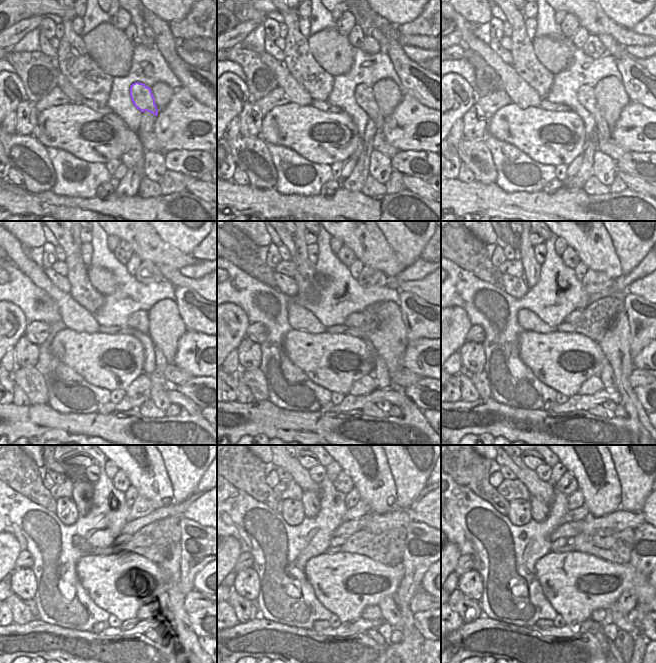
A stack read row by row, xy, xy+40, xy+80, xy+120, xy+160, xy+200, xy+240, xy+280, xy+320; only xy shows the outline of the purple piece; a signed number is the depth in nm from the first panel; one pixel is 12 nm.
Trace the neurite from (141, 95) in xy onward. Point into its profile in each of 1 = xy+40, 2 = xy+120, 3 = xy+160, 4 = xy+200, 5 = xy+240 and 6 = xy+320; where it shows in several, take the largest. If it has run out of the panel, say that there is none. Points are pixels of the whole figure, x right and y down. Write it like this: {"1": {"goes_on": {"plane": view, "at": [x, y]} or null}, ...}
{"1": {"goes_on": {"plane": "xy+40", "at": [364, 96]}}, "2": {"goes_on": {"plane": "xy+120", "at": [138, 320]}}, "3": {"goes_on": {"plane": "xy+160", "at": [380, 373]}}, "4": {"goes_on": {"plane": "xy+200", "at": [607, 377]}}, "5": {"goes_on": {"plane": "xy+240", "at": [160, 602]}}, "6": {"goes_on": {"plane": "xy+320", "at": [622, 621]}}}

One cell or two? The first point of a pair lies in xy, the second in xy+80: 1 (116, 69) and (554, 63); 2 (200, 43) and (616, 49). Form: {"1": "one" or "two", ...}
{"1": "one", "2": "two"}

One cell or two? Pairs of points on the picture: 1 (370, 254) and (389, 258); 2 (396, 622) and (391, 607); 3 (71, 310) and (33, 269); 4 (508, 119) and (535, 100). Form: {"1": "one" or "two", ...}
{"1": "one", "2": "one", "3": "one", "4": "two"}

